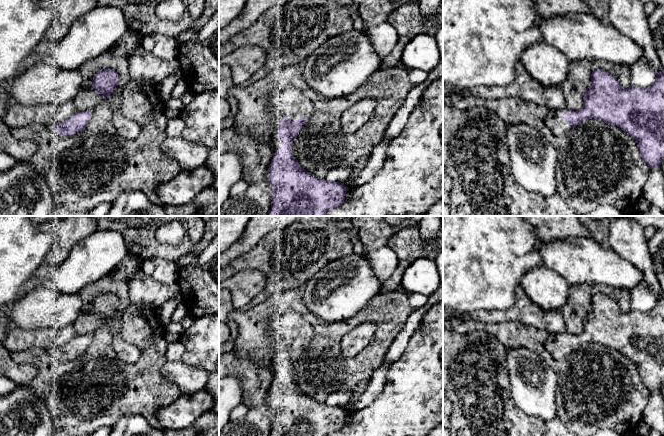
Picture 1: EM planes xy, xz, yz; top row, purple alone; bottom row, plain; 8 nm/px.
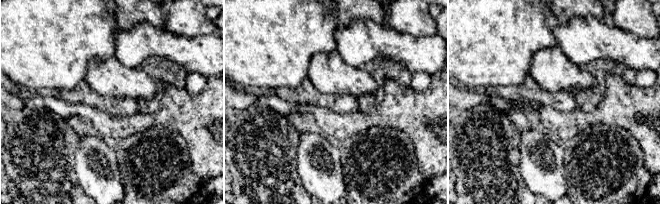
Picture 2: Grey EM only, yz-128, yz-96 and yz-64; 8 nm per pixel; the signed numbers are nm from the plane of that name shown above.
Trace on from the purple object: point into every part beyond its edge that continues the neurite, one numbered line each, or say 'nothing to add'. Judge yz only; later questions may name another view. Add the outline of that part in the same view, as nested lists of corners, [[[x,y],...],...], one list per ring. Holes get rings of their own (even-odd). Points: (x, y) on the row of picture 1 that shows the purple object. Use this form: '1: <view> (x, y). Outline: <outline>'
1: yz (557, 124). Outline: [[[566,106],[557,110],[553,116],[547,117],[544,120],[551,133],[557,137],[565,137],[574,129],[568,126],[566,119],[563,116],[564,111],[570,111],[570,109]]]

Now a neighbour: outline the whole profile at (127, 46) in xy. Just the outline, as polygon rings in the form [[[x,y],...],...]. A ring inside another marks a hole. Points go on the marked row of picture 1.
[[[132,32],[125,33],[110,50],[115,56],[130,58],[138,52],[142,37]]]

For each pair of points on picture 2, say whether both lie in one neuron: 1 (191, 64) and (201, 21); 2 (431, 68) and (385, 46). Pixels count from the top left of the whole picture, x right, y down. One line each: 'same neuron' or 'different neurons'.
1: different neurons
2: same neuron

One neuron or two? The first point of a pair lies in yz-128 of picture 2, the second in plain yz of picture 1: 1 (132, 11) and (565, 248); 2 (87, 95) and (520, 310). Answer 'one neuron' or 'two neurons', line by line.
1: two neurons
2: one neuron

